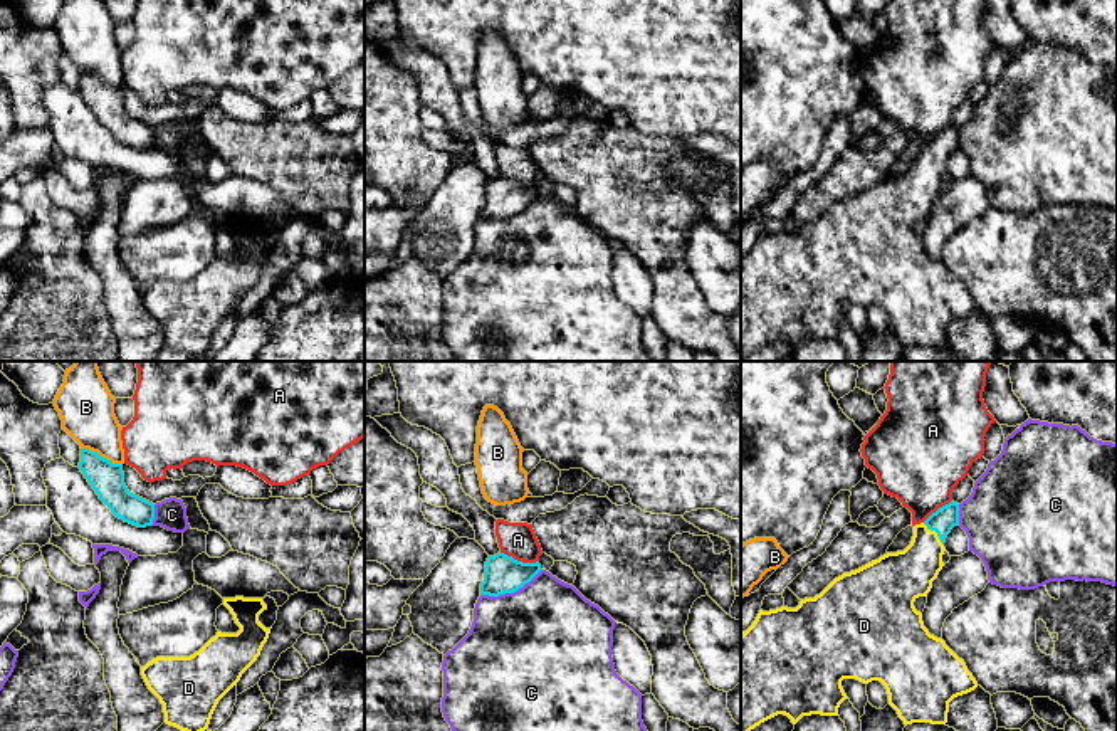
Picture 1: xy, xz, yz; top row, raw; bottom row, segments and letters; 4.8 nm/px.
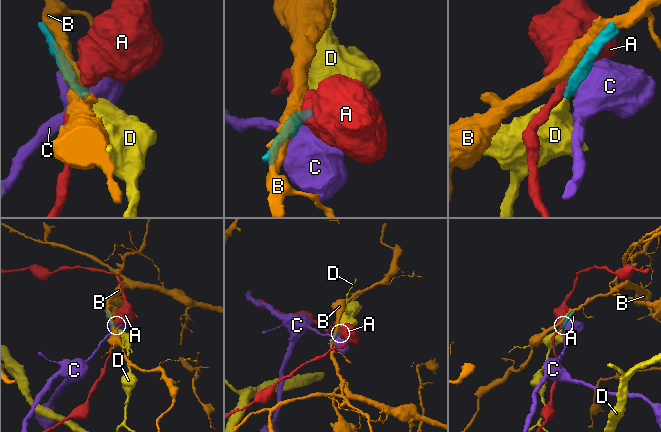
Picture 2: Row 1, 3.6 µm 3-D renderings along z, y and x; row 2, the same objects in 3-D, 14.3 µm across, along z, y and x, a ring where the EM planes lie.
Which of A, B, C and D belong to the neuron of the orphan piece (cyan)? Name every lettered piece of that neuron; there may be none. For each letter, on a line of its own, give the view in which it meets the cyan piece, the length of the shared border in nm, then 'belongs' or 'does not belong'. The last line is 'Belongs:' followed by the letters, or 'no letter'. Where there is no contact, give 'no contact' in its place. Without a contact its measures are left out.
A: xz | 190 nm | does not belong
B: xy | 220 nm | does not belong
C: xz | 320 nm | does not belong
D: yz | 150 nm | belongs
Belongs: D

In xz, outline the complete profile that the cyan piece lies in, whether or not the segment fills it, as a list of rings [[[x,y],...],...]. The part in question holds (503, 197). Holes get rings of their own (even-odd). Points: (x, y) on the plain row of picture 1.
[[[497,176],[485,185],[484,205],[480,207],[480,218],[499,220],[514,217],[529,207],[541,195],[539,185],[522,187]]]

